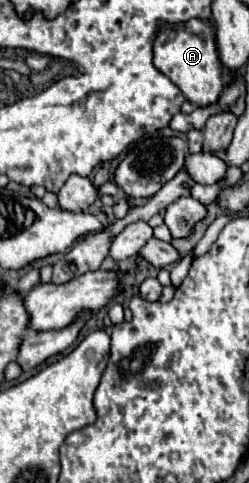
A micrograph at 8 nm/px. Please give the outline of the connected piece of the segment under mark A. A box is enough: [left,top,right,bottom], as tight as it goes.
[154,20,222,106]

